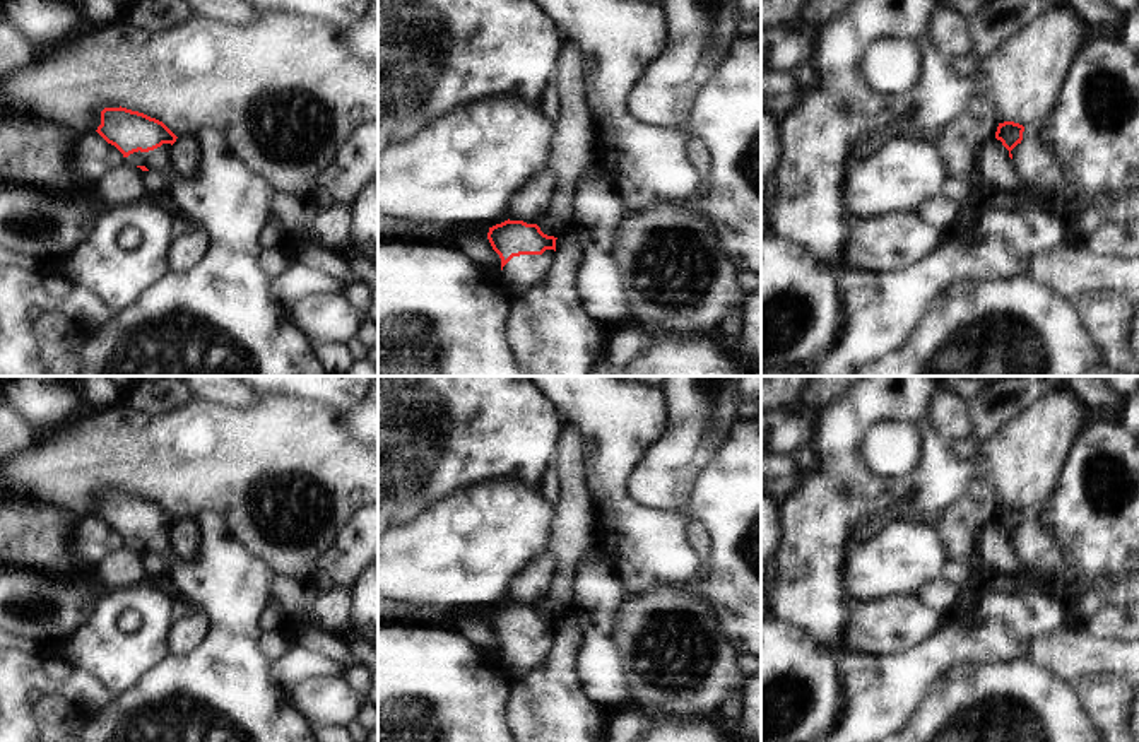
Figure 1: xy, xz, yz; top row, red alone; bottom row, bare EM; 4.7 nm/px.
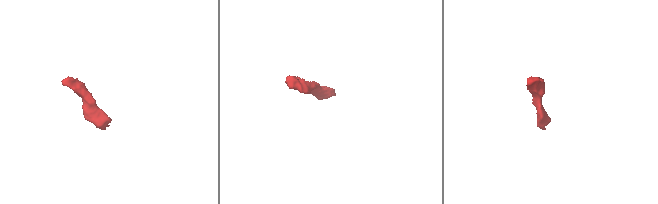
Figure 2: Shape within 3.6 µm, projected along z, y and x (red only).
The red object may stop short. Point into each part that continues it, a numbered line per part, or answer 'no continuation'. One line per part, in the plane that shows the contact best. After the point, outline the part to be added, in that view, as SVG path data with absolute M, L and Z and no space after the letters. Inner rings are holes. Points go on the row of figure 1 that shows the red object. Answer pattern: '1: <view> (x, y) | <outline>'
1: xz (524, 272) | M546 250L542 255L520 255L503 267L501 275L516 292L525 292L547 280L556 263L554 250Z

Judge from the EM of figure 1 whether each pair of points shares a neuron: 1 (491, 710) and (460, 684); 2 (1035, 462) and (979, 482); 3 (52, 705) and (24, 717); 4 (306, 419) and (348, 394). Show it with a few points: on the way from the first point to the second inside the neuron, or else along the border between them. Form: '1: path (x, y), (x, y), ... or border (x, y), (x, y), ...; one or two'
1: path (484, 708), (467, 691); one
2: border (975, 471), (987, 481), (999, 505); two
3: border (35, 705), (38, 724); two
4: border (291, 395), (327, 402), (344, 412); two

